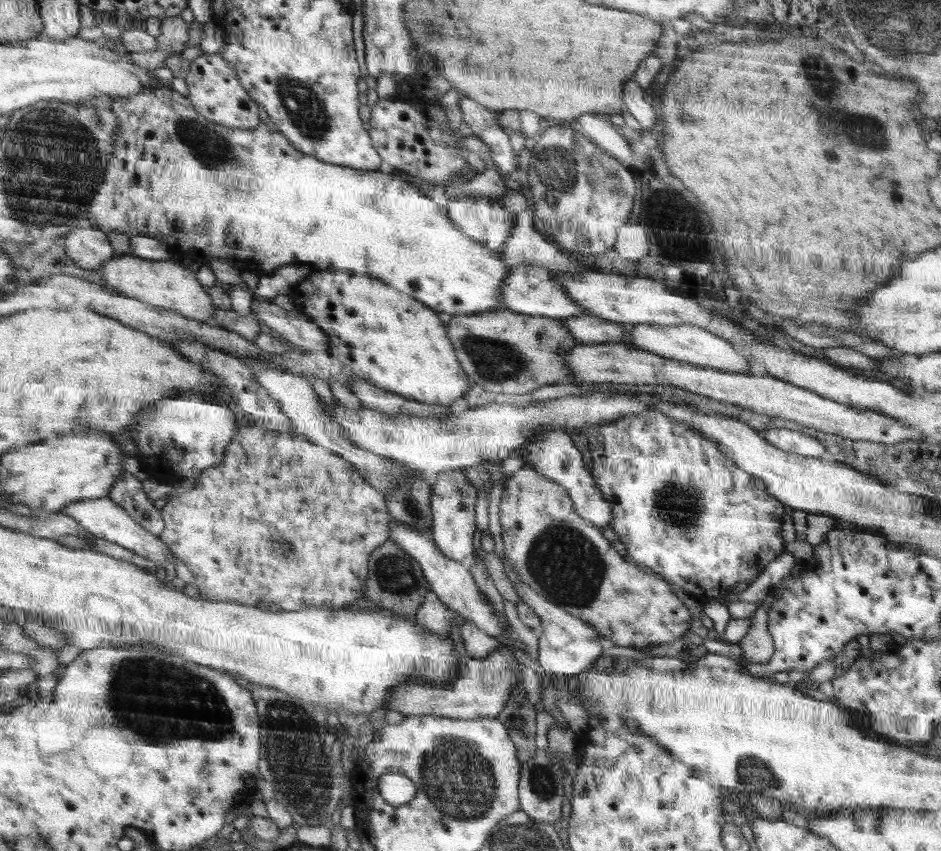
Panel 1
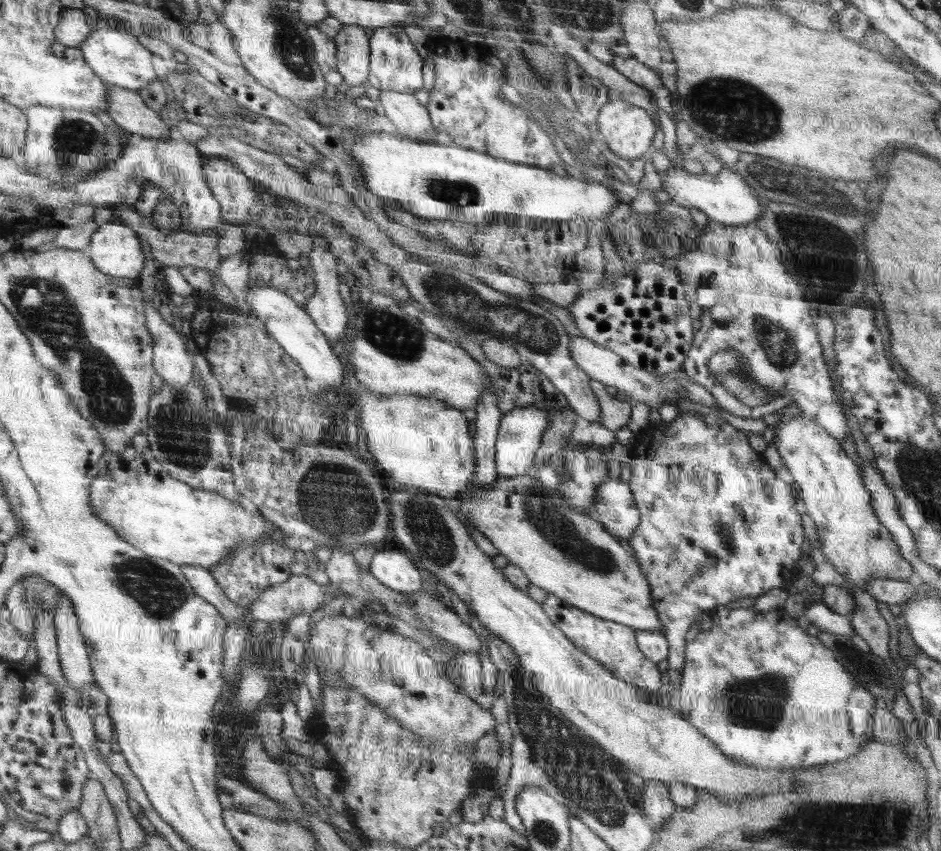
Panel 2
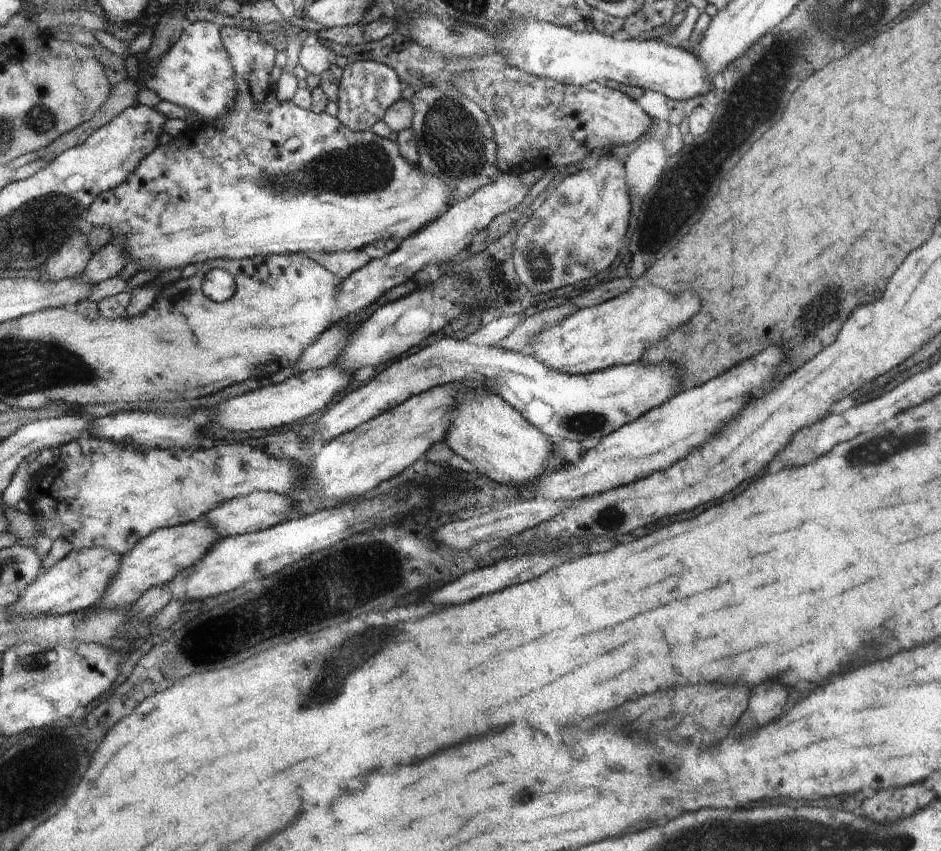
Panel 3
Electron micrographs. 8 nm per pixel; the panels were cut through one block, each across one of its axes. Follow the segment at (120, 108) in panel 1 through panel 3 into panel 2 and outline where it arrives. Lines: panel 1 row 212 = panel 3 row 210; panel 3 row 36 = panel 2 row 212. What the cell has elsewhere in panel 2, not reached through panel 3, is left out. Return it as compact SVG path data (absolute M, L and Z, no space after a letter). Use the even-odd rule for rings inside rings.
M207 157L207 179L222 203L224 218L233 225L256 221L264 204L252 182L228 158Z

